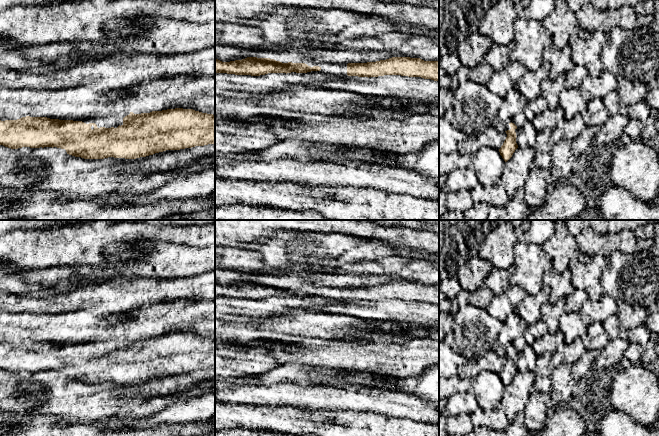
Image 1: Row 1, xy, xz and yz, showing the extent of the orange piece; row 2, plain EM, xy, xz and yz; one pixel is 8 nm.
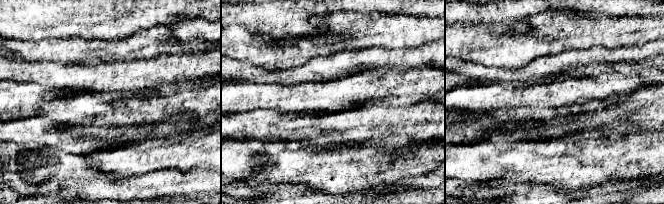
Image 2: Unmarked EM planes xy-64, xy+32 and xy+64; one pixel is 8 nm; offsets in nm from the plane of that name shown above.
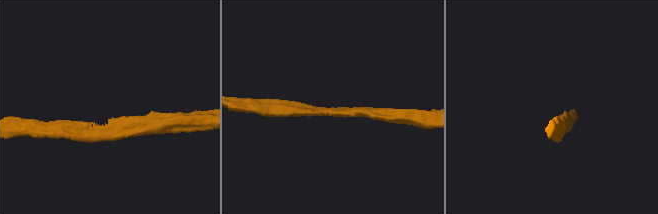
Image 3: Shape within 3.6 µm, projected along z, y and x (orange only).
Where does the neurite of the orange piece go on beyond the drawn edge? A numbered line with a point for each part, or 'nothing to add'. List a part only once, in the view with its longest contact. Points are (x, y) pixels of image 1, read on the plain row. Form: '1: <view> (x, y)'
nothing to add

